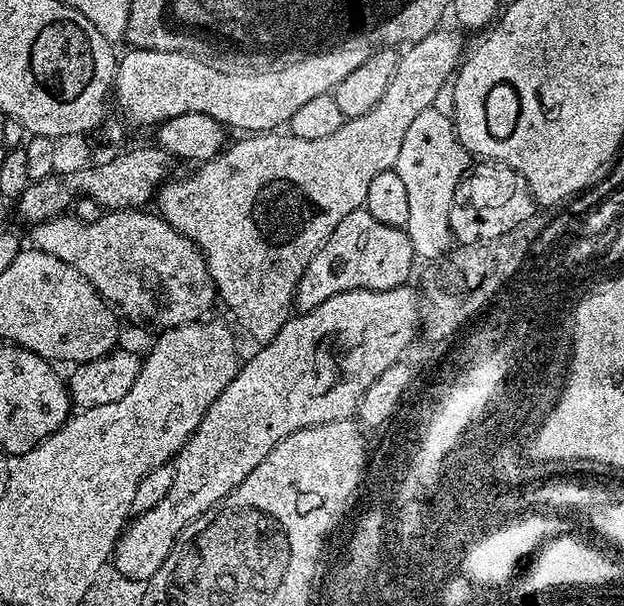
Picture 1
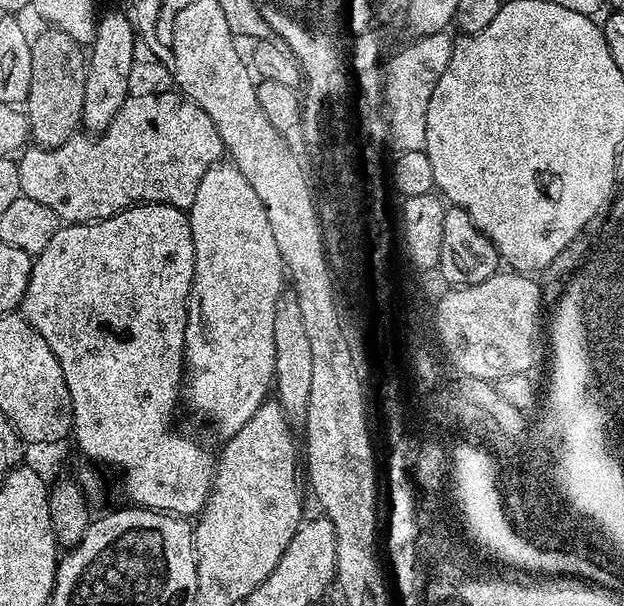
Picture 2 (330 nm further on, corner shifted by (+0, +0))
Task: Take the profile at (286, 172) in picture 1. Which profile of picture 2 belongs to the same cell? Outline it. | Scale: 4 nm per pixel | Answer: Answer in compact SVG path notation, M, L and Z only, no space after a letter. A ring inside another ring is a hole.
M171 90L145 96L129 95L105 132L95 138L75 134L57 148L28 146L18 156L20 191L42 206L50 206L61 221L69 224L90 224L118 214L133 204L169 204L185 210L191 208L198 182L213 164L221 163L224 143L210 118L192 100Z

